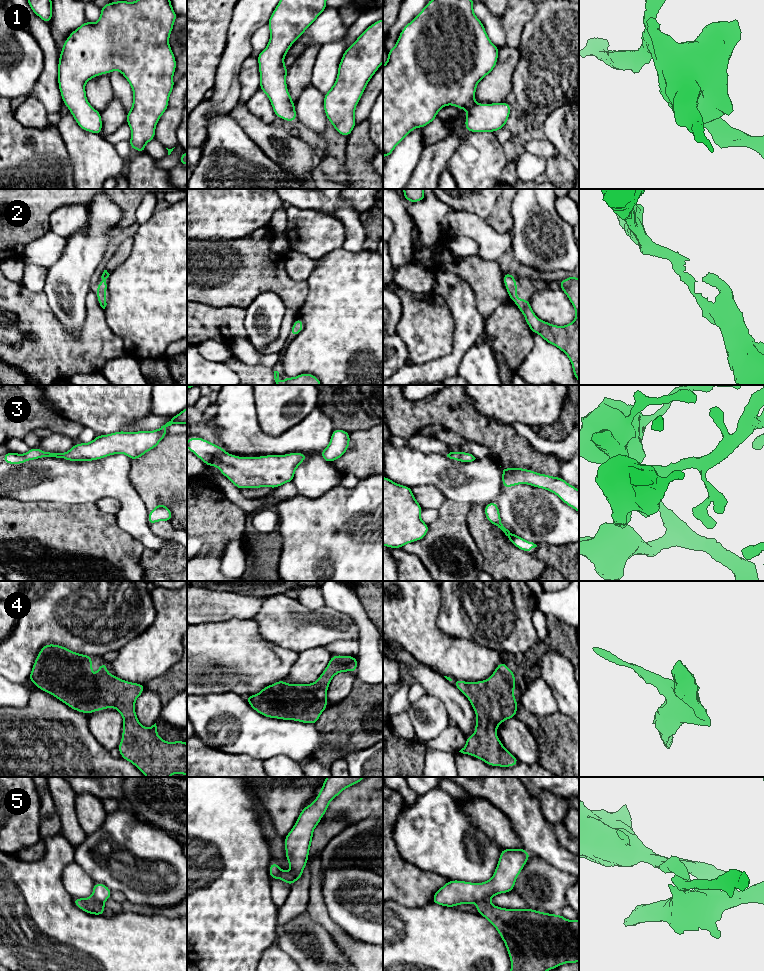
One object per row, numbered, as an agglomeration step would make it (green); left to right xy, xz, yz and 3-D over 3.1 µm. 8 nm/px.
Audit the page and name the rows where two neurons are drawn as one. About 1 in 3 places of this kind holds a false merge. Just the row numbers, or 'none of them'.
5

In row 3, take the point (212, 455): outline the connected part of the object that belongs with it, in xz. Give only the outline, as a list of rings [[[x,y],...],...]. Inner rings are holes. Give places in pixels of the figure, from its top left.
[[[191,437],[187,441],[187,448],[207,466],[216,466],[238,490],[261,487],[274,489],[293,482],[296,468],[308,457],[305,453],[239,457],[199,437]]]

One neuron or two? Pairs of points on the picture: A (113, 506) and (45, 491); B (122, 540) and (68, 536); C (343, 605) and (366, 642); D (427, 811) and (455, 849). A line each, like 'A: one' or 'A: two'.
A: two
B: one
C: one
D: one

